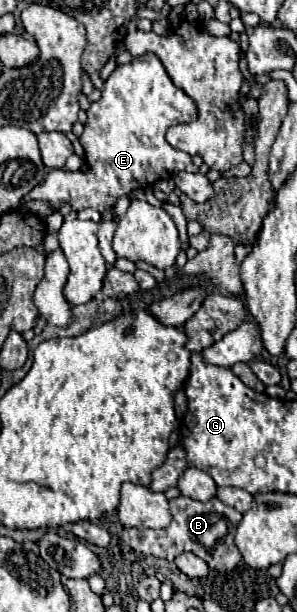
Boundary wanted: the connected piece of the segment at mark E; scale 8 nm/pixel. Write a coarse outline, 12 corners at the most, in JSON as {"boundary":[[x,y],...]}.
{"boundary":[[154,54],[118,66],[88,108],[86,172],[28,192],[54,210],[114,204],[182,170],[166,130],[194,100]]}

